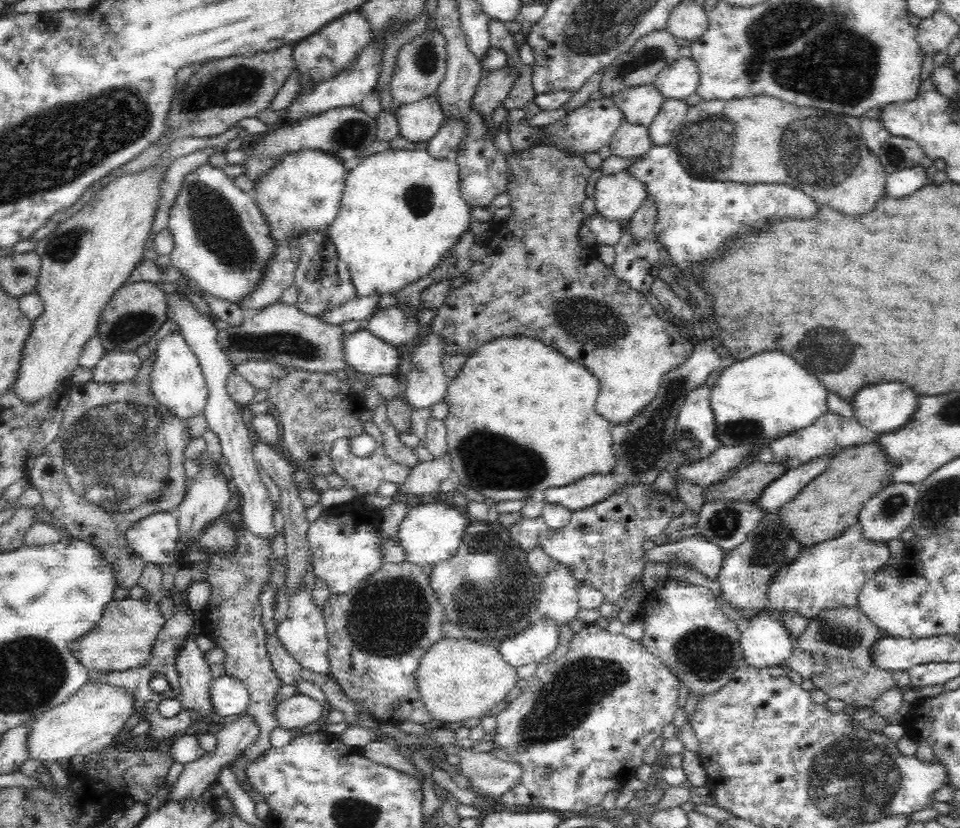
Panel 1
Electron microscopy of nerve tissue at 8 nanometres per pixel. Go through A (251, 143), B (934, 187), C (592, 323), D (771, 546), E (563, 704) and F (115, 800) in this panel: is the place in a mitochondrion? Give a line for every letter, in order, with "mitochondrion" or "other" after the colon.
A: other
B: other
C: mitochondrion
D: mitochondrion
E: mitochondrion
F: other

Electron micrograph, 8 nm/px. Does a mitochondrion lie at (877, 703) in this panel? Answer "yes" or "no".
no

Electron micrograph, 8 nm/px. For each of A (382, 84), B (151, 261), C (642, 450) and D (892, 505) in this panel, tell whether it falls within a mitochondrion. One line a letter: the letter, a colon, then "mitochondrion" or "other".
A: other
B: other
C: mitochondrion
D: mitochondrion

